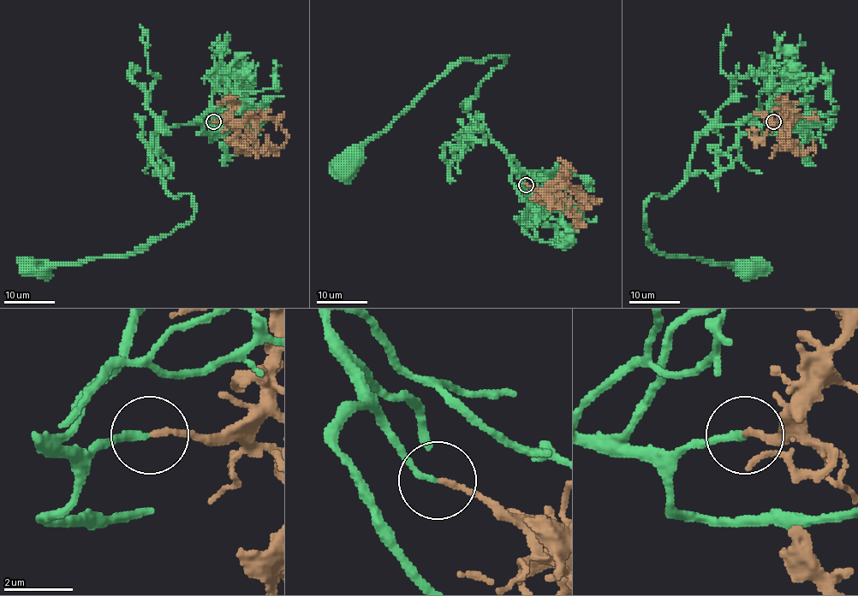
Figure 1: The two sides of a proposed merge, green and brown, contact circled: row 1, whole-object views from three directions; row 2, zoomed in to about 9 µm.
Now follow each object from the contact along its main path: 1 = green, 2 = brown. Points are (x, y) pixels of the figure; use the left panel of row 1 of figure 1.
1: (212, 121), (163, 127), (151, 143), (165, 189), (178, 198), (191, 194), (193, 217), (132, 253), (34, 266)
2: (212, 121), (230, 124), (243, 147), (277, 150), (285, 139)

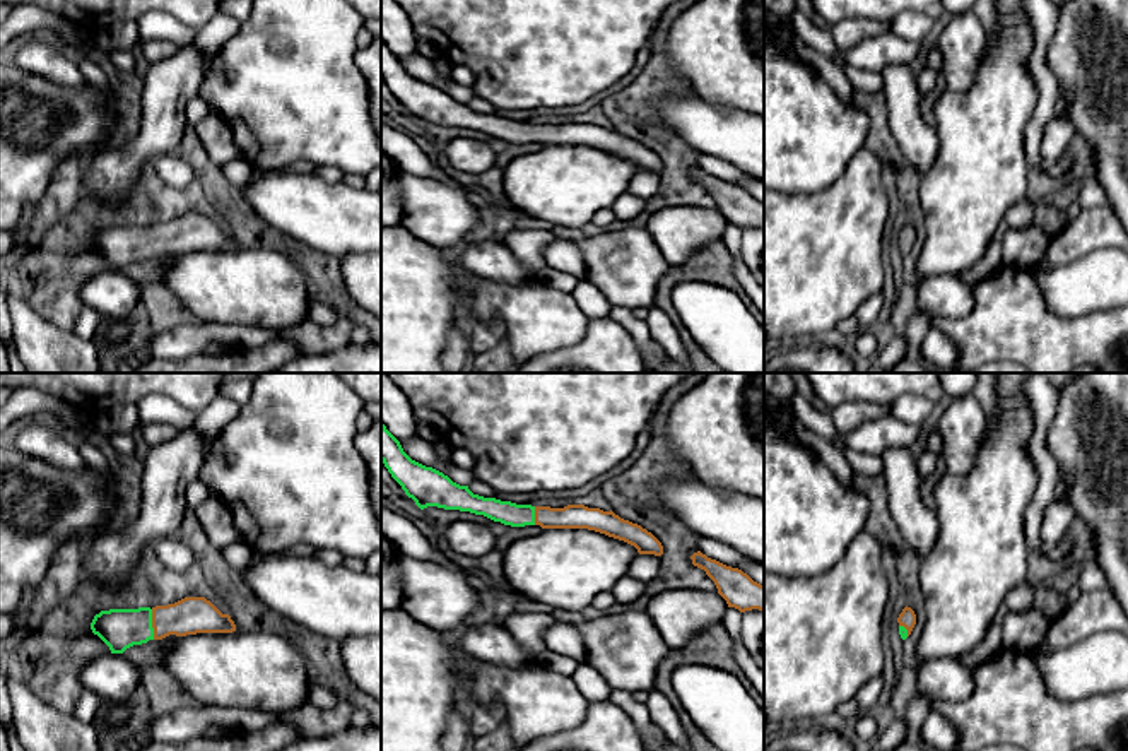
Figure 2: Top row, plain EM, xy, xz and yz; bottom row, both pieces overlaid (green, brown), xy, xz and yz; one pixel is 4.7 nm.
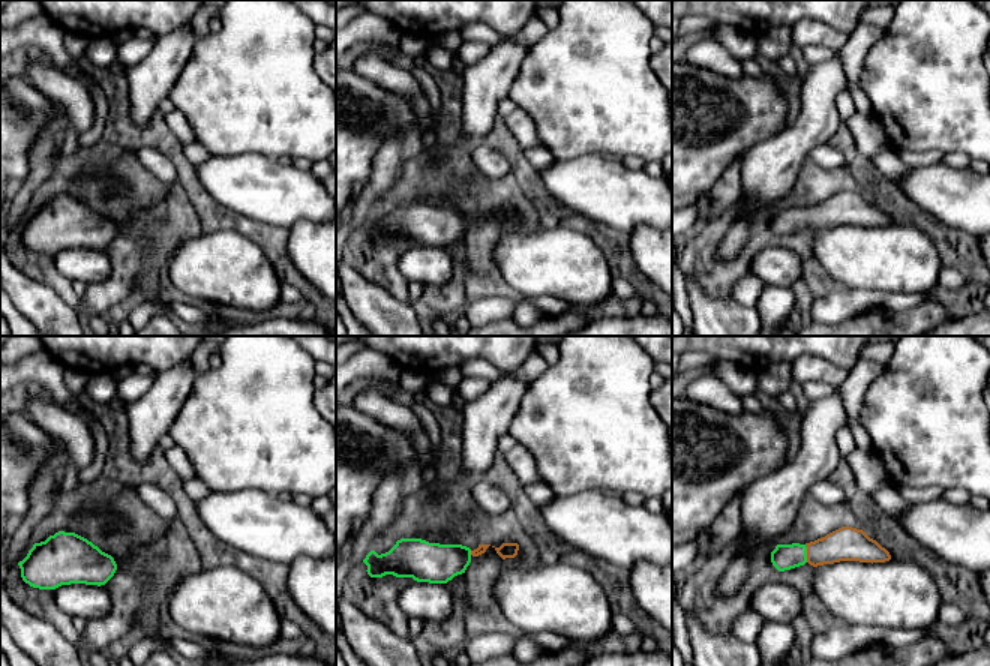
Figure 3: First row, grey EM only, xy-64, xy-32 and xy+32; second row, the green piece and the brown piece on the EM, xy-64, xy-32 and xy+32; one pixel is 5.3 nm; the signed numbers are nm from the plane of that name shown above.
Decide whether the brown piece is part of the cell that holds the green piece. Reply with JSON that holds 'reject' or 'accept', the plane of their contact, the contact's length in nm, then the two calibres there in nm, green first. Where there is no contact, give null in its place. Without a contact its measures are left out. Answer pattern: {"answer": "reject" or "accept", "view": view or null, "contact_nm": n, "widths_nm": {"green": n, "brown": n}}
{"answer": "accept", "view": "xy", "contact_nm": 140, "widths_nm": {"green": 190, "brown": 180}}

